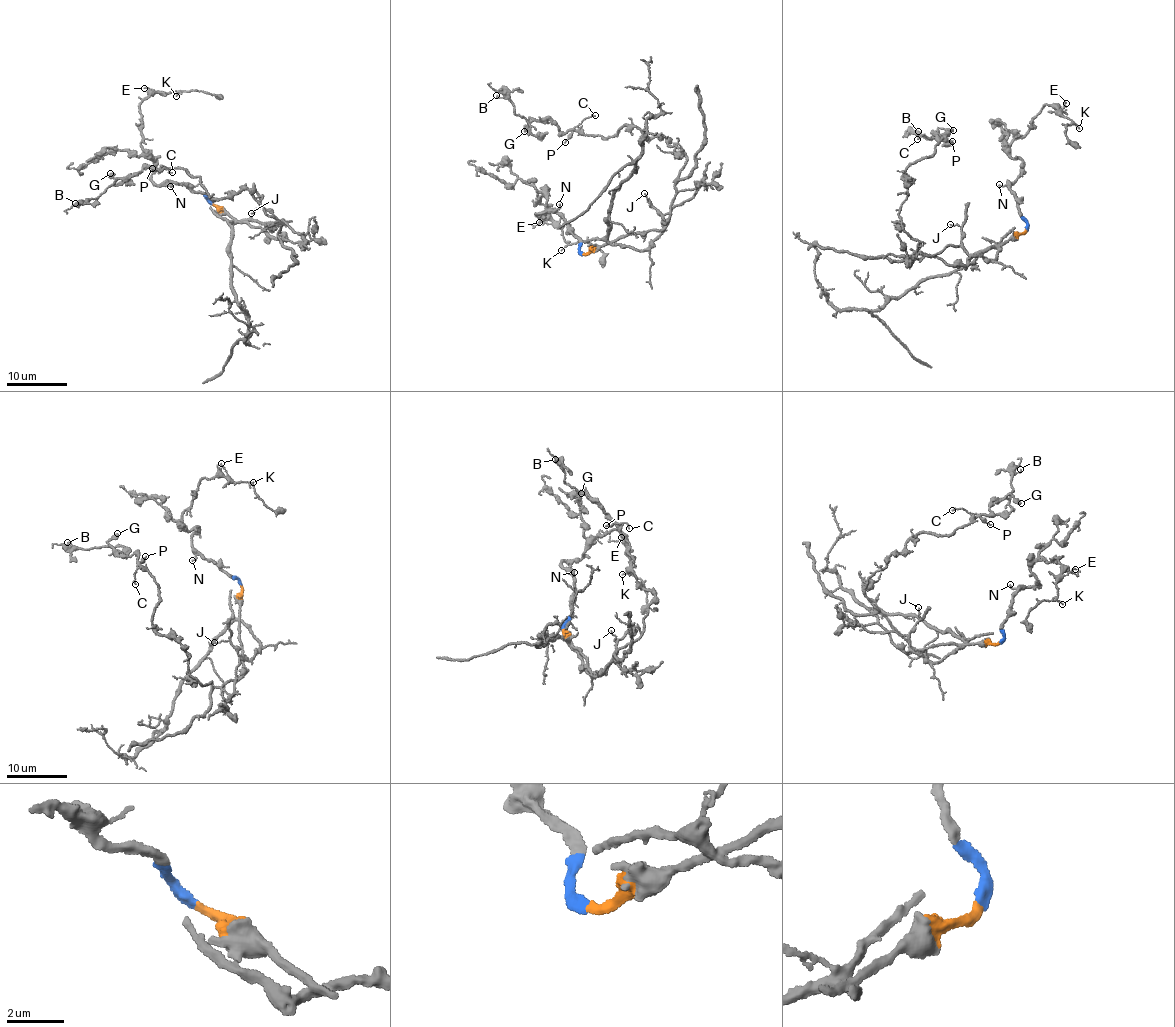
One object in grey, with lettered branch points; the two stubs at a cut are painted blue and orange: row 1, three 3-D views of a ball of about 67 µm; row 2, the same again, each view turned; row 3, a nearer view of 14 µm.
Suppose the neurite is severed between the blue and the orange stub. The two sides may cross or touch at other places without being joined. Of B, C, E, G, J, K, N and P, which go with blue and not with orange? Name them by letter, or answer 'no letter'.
E, K, N

